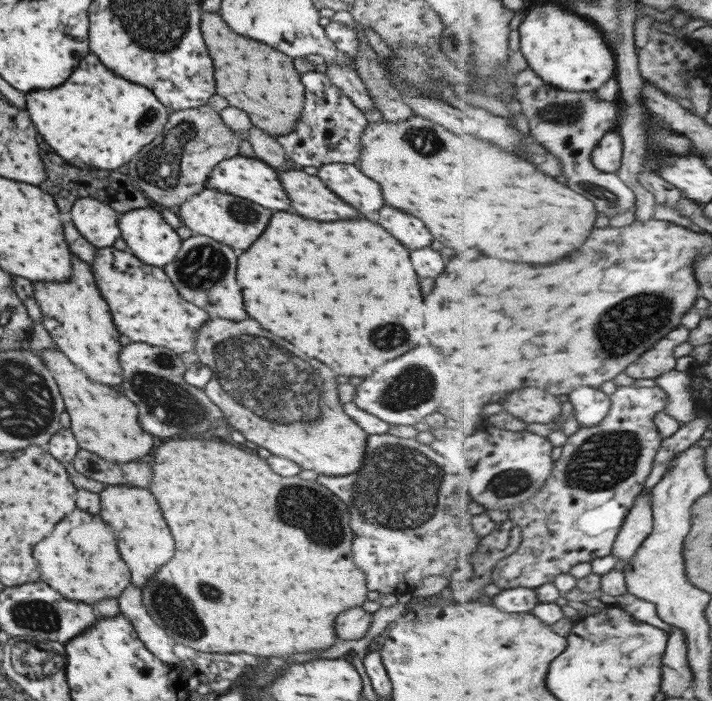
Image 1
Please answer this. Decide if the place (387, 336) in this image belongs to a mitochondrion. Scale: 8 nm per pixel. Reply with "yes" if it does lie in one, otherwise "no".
yes

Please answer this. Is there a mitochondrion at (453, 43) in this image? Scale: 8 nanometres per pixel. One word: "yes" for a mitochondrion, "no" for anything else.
yes

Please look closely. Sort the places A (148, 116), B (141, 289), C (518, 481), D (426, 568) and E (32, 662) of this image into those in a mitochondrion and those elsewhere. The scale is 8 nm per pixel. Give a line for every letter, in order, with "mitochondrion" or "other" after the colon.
A: mitochondrion
B: other
C: mitochondrion
D: other
E: mitochondrion

